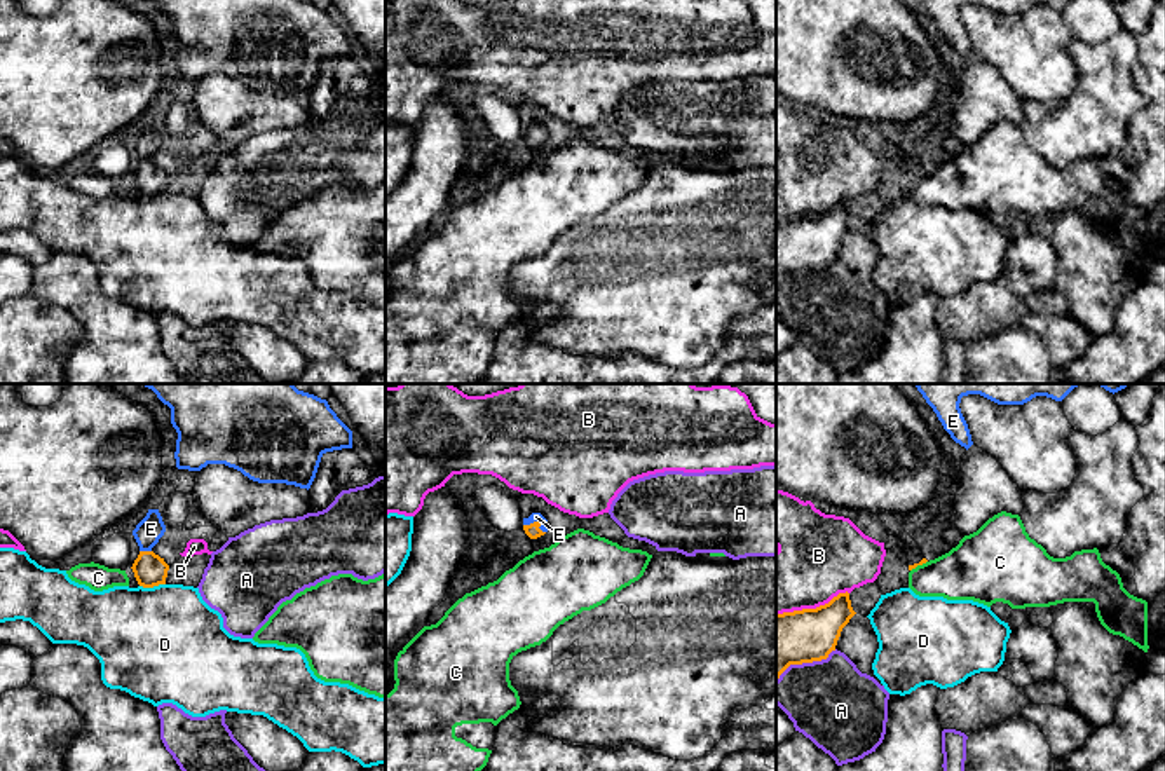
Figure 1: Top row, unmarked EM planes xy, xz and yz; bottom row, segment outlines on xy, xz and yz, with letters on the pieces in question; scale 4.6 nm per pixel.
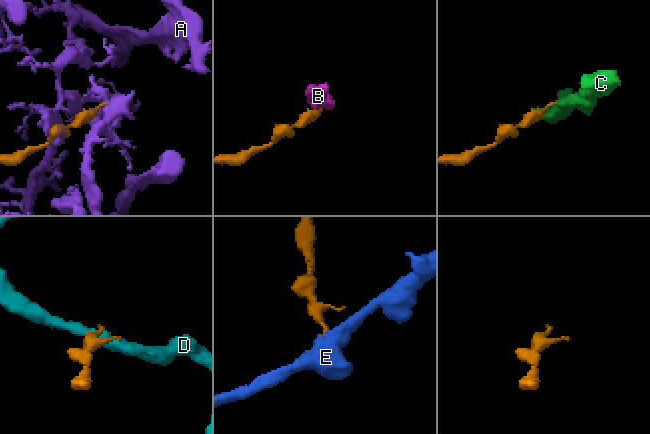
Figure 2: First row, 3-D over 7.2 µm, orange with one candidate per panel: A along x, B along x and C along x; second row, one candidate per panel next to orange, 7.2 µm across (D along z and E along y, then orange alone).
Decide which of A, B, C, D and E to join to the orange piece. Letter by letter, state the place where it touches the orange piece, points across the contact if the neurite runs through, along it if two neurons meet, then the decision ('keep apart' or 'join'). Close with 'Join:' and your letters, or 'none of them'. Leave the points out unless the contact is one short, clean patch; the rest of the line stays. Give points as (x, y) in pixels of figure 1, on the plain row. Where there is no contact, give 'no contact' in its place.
A: contact yz (804, 271); keep apart
B: contact yz (811, 218); keep apart
C: contact yz (918, 173); border yz (926, 170), (911, 180); keep apart
D: contact xy (152, 196); border xy (164, 192), (140, 196); keep apart
E: contact xz (536, 131); way xz (532, 140), (536, 131), (536, 126); join
Join: E

